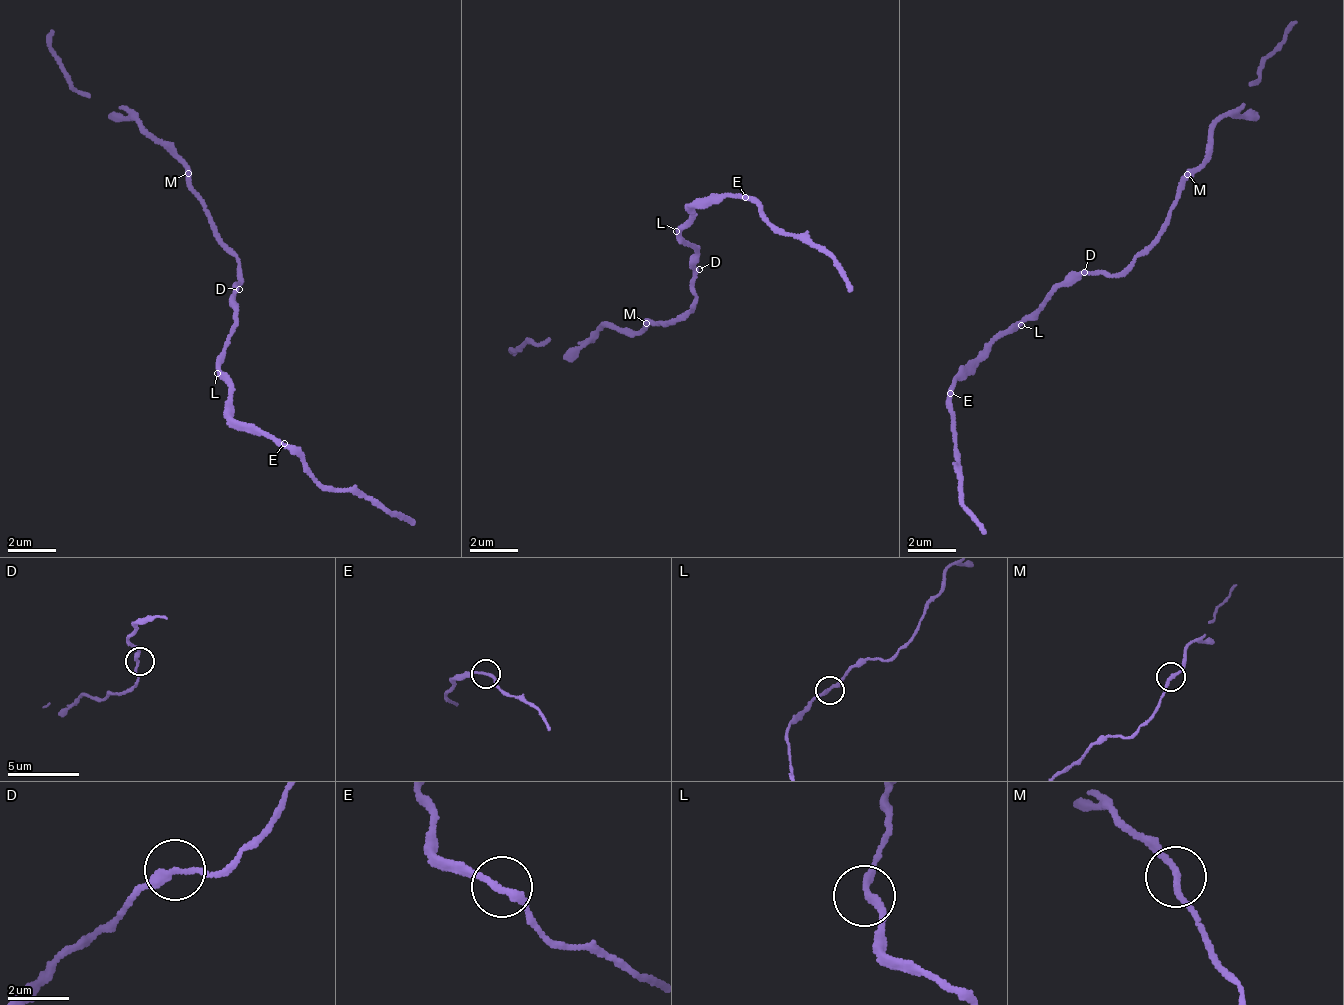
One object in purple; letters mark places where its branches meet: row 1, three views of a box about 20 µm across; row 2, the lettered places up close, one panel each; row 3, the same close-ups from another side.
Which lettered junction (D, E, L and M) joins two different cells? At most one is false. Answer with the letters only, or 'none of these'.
none of these

